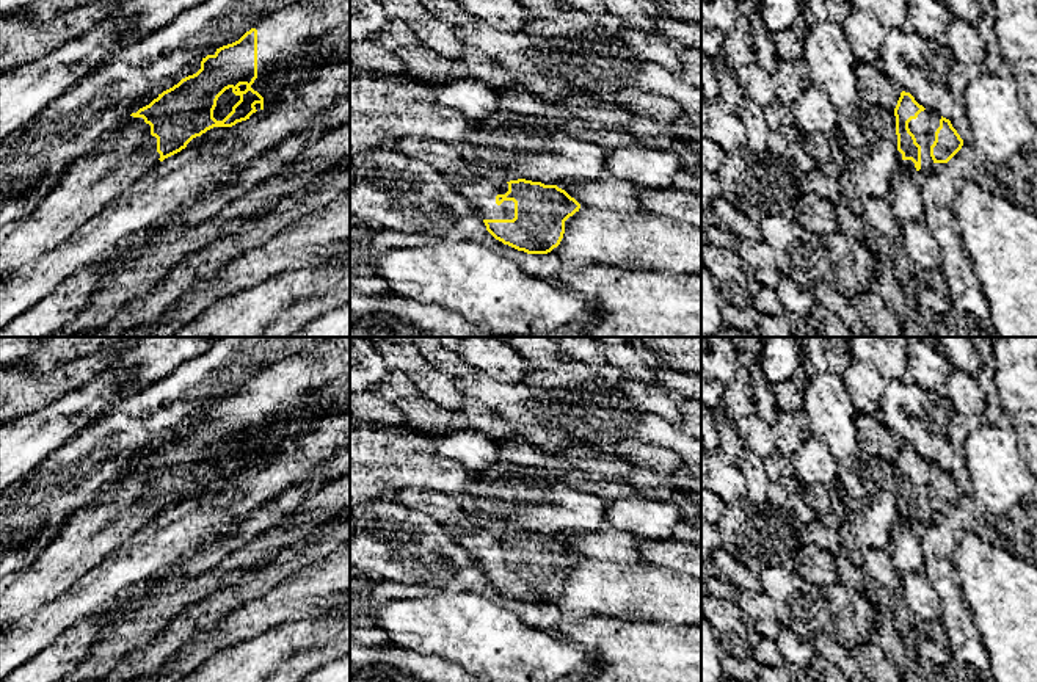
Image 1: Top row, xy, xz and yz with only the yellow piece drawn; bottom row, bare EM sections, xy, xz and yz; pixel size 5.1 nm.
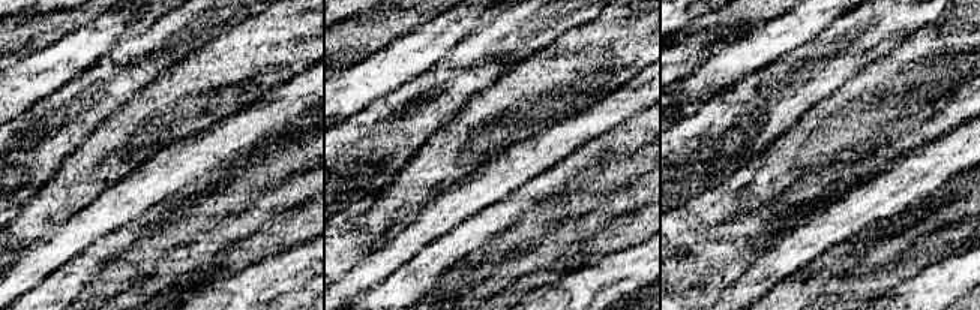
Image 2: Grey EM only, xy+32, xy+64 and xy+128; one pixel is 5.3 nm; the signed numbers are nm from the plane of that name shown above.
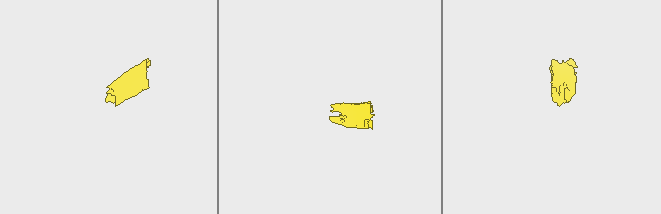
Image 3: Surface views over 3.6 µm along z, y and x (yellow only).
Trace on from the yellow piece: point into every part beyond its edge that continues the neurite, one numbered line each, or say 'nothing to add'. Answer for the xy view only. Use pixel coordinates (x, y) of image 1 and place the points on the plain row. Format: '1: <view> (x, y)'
1: xy (283, 388)
2: xy (87, 538)

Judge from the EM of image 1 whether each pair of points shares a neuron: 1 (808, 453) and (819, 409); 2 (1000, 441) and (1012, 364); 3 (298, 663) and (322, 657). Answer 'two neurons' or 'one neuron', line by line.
1: two neurons
2: two neurons
3: one neuron

